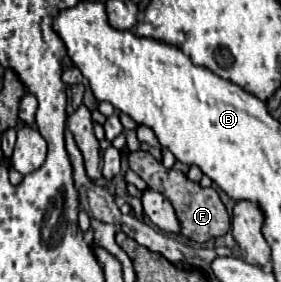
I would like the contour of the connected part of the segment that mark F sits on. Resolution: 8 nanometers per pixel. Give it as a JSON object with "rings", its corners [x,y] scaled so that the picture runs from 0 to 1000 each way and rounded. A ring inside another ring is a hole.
{"rings":[[[512,532],[470,539],[456,553],[456,582],[534,660],[534,674],[584,688],[612,716],[626,766],[641,773],[641,794],[648,794],[648,837],[662,837],[690,858],[740,858],[740,851],[797,837],[811,823],[819,766],[811,766],[811,752],[804,752],[804,738],[762,667],[719,667],[705,645],[669,638],[662,617],[648,617],[619,596],[591,603],[562,567],[548,567],[541,546],[527,546]]]}

